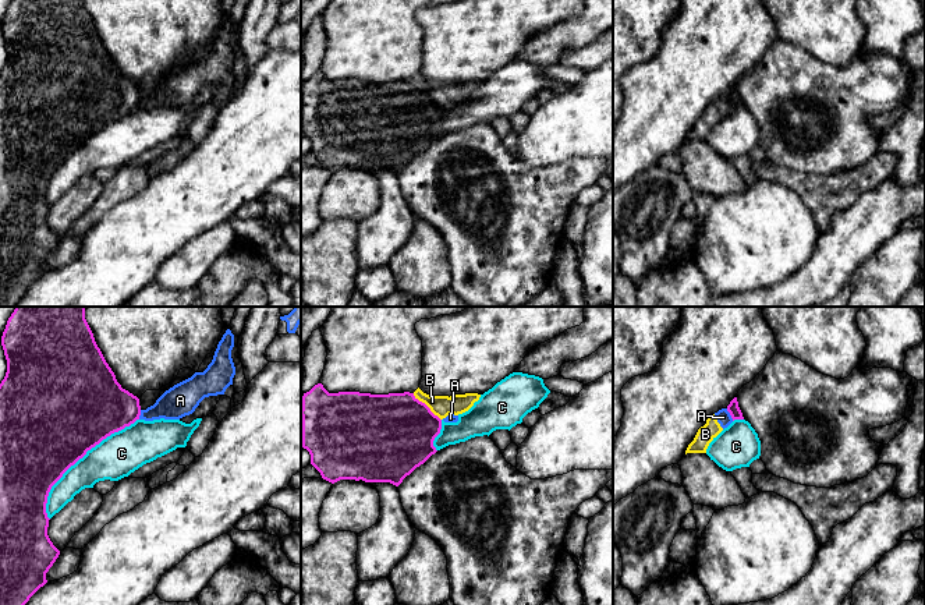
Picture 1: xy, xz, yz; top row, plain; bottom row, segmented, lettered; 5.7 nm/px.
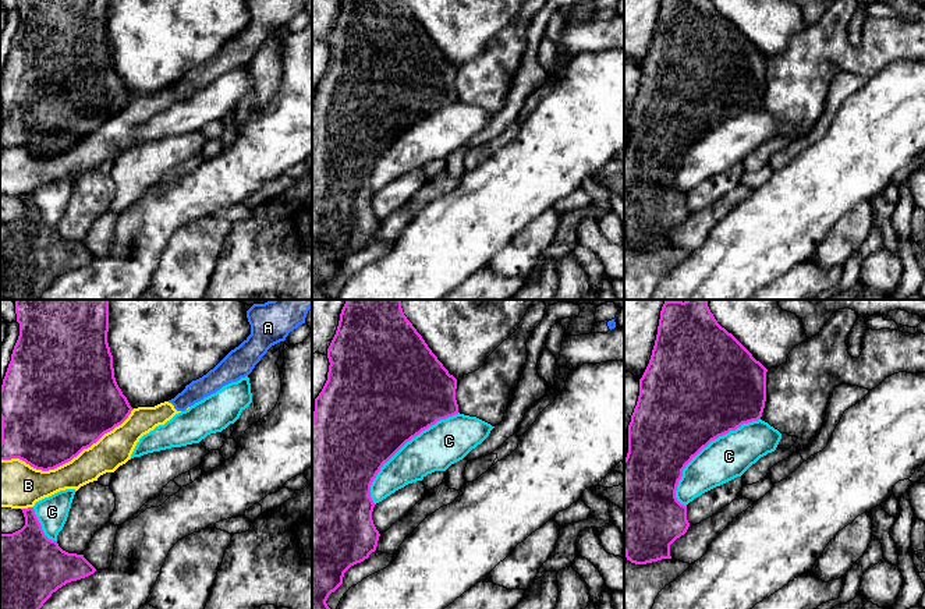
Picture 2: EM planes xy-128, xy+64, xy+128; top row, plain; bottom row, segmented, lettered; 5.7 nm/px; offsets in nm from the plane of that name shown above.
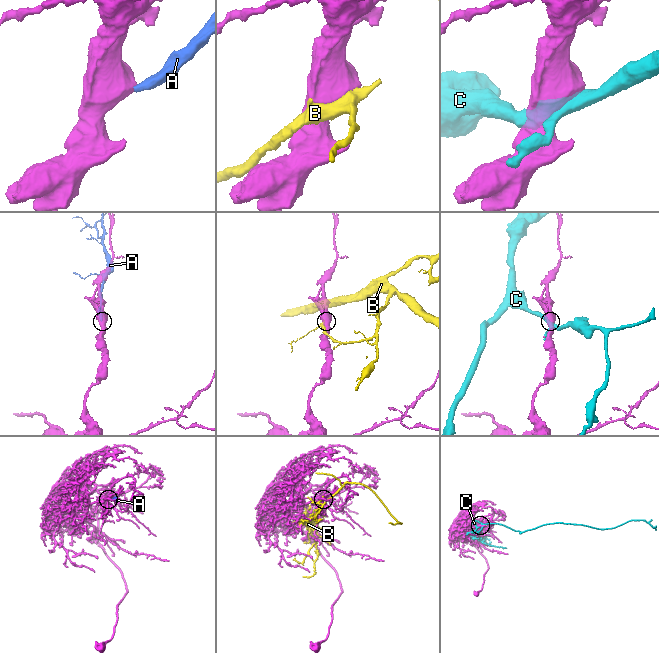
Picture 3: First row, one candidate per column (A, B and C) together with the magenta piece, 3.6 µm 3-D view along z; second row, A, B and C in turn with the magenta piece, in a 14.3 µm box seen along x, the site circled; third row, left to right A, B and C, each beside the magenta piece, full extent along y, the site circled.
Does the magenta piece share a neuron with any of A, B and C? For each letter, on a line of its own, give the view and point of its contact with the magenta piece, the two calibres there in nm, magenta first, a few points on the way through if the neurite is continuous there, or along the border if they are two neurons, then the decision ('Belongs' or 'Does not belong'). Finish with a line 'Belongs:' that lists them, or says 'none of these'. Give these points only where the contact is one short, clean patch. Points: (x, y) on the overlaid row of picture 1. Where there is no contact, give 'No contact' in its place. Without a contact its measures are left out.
A: Touches magenta at yz (730, 414). Thickness 70 nm (magenta) against 90 nm. Boundary: yz (726, 409), (733, 420). Does not belong
B: Touches magenta at xz (426, 406). Thickness 460 nm (magenta) against 120 nm. Does not belong
C: Touches magenta at xy (78, 459). Thickness 500 nm (magenta) against 240 nm. Does not belong
Belongs: none of these

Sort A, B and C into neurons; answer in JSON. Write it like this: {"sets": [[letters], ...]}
{"sets": [["A", "B"], ["C"]]}

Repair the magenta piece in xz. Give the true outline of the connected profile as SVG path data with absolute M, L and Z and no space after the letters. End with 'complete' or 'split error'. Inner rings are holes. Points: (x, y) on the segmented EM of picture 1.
M322 383L304 393L301 417L302 447L309 452L311 464L322 478L332 484L340 480L362 480L365 482L390 482L398 487L407 475L437 452L433 441L442 429L442 420L414 393L329 393Z | complete

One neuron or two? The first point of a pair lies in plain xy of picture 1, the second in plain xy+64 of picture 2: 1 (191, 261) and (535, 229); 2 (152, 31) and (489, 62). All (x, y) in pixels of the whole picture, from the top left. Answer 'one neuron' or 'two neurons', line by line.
1: one neuron
2: two neurons

